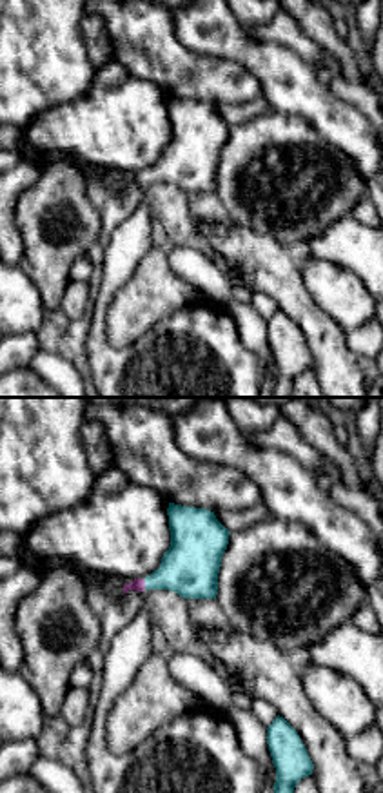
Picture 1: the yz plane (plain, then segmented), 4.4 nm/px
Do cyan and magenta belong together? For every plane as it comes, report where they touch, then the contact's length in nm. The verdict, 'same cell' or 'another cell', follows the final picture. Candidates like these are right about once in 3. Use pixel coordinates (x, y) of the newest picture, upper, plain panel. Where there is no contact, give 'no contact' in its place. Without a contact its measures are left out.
meets cyan at (146, 178); contact 50 nm long

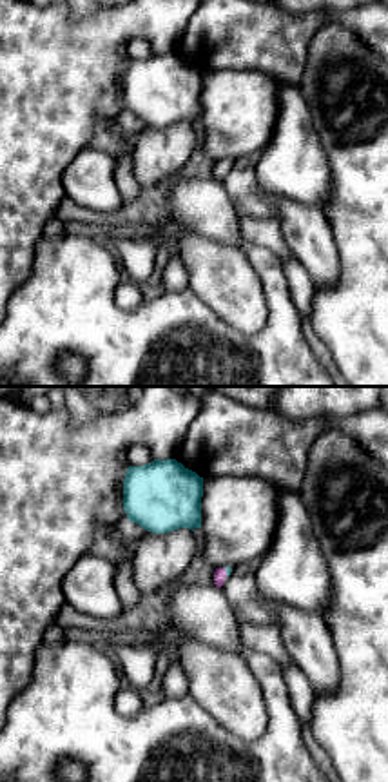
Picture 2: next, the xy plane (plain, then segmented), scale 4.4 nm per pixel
meets cyan at (227, 166); contact 40 nm long

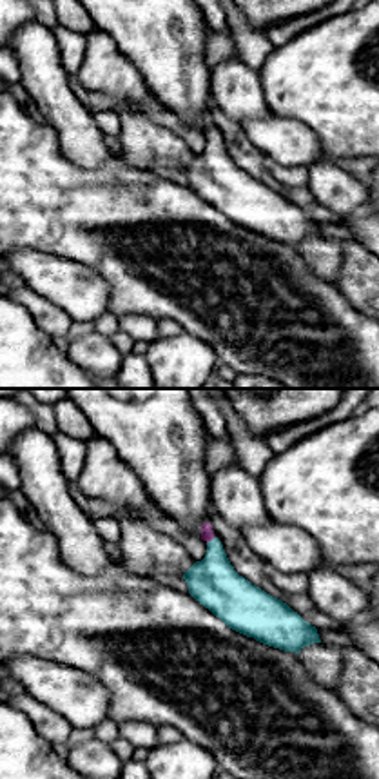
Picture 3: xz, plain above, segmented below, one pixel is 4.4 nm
meets cyan at (213, 133); contact 50 nm long

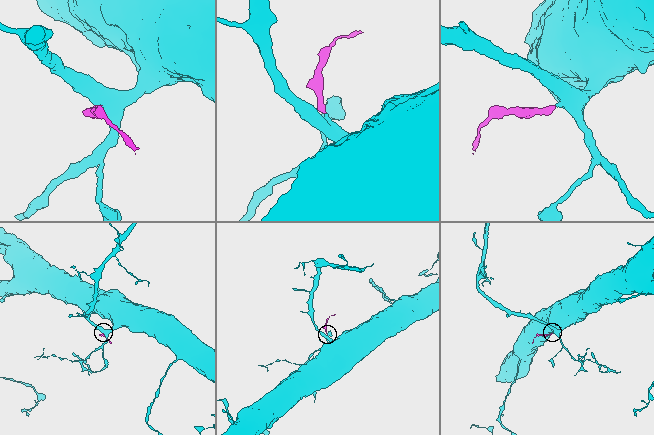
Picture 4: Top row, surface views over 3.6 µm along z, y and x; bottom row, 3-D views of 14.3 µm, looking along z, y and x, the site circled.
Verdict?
same cell

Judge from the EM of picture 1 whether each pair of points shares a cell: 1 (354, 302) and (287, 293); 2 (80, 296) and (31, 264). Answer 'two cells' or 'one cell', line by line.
1: two cells
2: two cells

